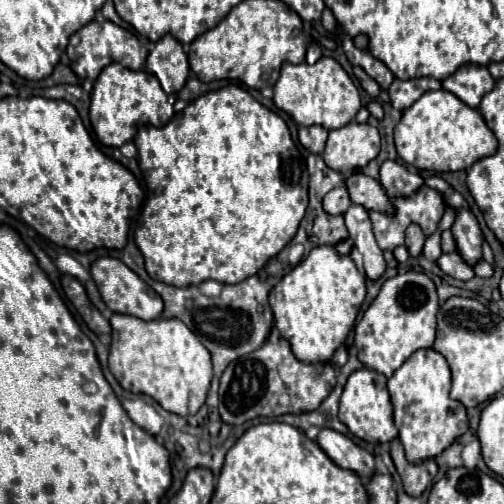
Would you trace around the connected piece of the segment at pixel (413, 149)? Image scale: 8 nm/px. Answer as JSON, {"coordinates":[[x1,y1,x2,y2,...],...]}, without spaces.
{"coordinates":[[446,90,424,92,410,108,406,108,402,120,394,128,394,142,398,156,406,164,430,172,464,170,476,160,492,156,498,148,498,142,484,124,482,114,470,106,464,106,464,102]]}

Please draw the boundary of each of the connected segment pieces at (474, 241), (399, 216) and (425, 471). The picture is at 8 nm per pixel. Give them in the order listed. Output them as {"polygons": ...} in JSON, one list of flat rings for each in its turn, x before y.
{"polygons":[[[458,210,458,218,452,226,452,234,454,234,460,256,470,266,474,266,482,258,482,230,474,214,468,210]],[[420,186,414,194,410,196,404,196,404,198,390,198,392,202,392,214,384,214,384,212,376,212,376,210,370,210,370,220,372,220,372,228,374,228,374,236,376,236,376,242,382,250,394,250,396,246,402,246,404,244,404,232,410,224,418,224,424,232,424,236,428,238,430,234,436,232,438,228,438,222,444,214,444,198,440,196,440,192,436,192,434,188,428,188,428,186]],[[394,440,390,454,392,454,392,460,396,464,396,470,402,478,402,484,404,484,404,490,408,496,420,496,426,488,432,485,439,470,434,459,425,460,420,464,410,464,406,460,404,448,398,440]]]}

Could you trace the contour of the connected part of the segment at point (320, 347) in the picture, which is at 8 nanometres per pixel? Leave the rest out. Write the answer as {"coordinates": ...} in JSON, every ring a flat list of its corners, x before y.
{"coordinates":[[316,246,310,254,290,272,286,274,270,292,270,308,274,312,274,324,282,338,290,342,292,352,300,362,328,362,334,352,346,342,348,332,352,330,358,310,366,296,366,278,356,268,350,256,338,254,332,246]]}

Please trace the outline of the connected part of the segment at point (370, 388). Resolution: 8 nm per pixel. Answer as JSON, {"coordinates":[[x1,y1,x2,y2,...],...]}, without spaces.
{"coordinates":[[368,368,356,370,350,374,342,398,340,398,340,412,338,418,342,424,348,426,348,430,366,440,366,442,390,442,398,436,398,430,392,422,392,404,386,390,386,376]]}

